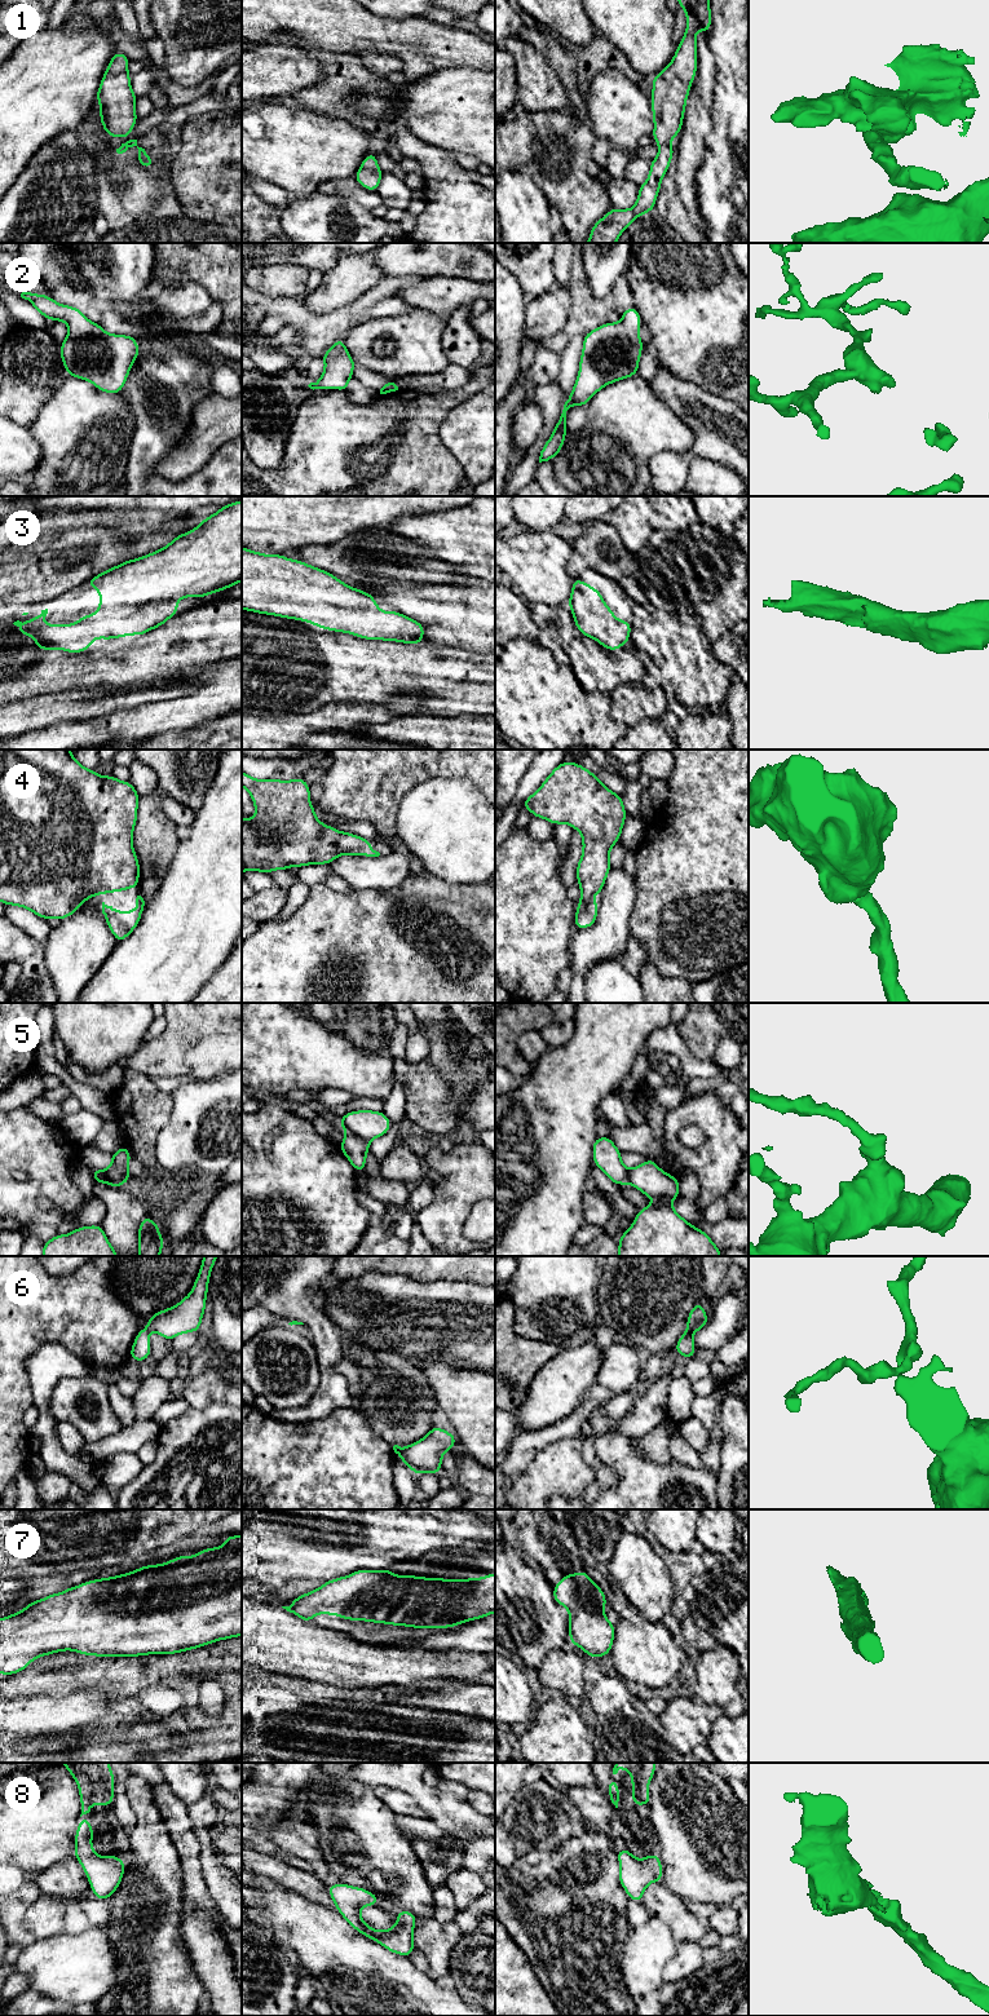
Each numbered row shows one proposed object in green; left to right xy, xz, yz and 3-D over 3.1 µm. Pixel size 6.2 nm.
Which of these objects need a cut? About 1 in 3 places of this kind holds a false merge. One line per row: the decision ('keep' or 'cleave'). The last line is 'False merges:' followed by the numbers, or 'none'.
1: keep
2: keep
3: keep
4: keep
5: cleave
6: cleave
7: keep
8: keep
False merges: 5, 6

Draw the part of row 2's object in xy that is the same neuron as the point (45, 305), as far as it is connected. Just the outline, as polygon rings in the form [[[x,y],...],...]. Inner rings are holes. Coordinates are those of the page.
[[[22,292],[21,297],[30,301],[45,319],[63,320],[69,326],[59,346],[67,376],[87,380],[101,392],[120,393],[140,354],[137,339],[107,333],[80,309],[58,304],[45,293]]]

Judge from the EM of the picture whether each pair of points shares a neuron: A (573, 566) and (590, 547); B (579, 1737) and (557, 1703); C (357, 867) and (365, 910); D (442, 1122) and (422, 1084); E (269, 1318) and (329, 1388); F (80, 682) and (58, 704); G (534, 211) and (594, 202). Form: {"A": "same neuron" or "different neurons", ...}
{"A": "same neuron", "B": "same neuron", "C": "different neurons", "D": "same neuron", "E": "different neurons", "F": "different neurons", "G": "different neurons"}

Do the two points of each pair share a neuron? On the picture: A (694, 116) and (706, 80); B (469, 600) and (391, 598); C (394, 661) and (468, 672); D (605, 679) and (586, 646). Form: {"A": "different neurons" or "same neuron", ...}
{"A": "same neuron", "B": "same neuron", "C": "same neuron", "D": "same neuron"}

